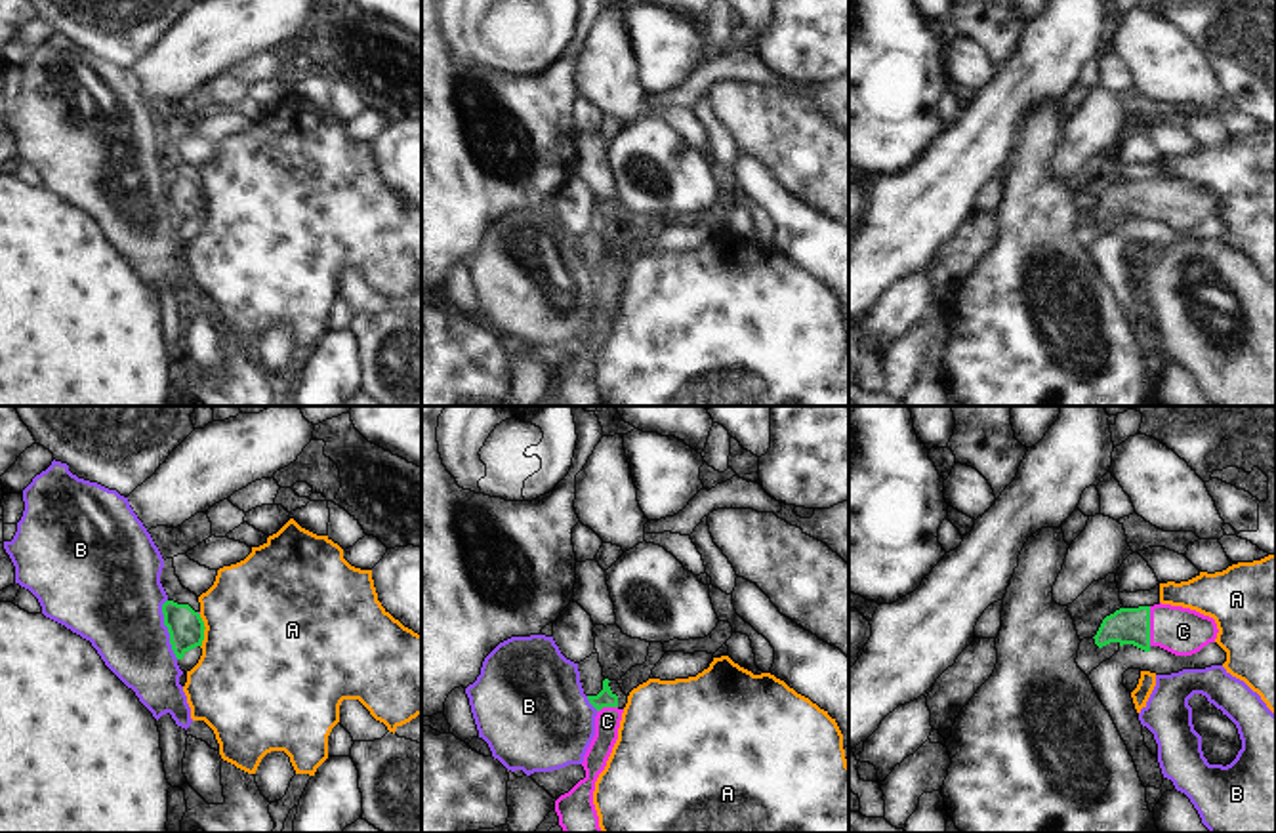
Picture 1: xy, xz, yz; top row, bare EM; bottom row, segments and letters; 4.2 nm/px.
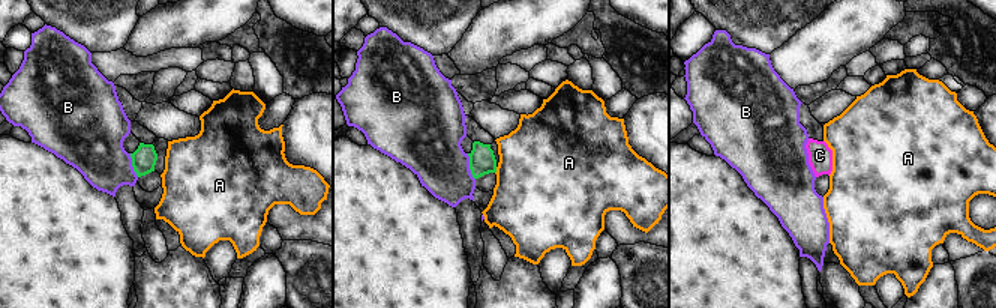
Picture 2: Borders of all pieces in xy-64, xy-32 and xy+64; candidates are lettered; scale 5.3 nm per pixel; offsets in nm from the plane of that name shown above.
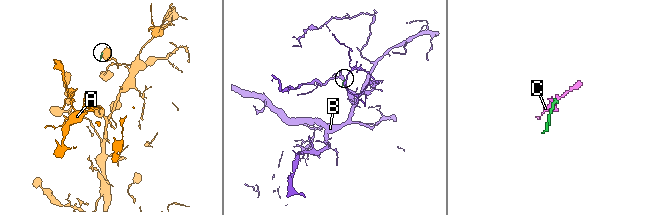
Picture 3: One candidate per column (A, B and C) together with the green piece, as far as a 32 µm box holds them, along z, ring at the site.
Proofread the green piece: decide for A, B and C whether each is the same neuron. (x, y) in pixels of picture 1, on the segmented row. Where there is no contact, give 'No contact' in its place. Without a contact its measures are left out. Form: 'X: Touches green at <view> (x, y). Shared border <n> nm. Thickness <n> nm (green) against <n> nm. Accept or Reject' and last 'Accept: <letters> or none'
A: Touches green at xy (203, 631). Shared border 140 nm. Thickness 150 nm (green) against 480 nm. Reject
B: Touches green at xy (168, 629). Shared border 260 nm. Thickness 150 nm (green) against 380 nm. Reject
C: Touches green at yz (1149, 626). Shared border 170 nm. Thickness 160 nm (green) against 200 nm. Accept
Accept: C.

